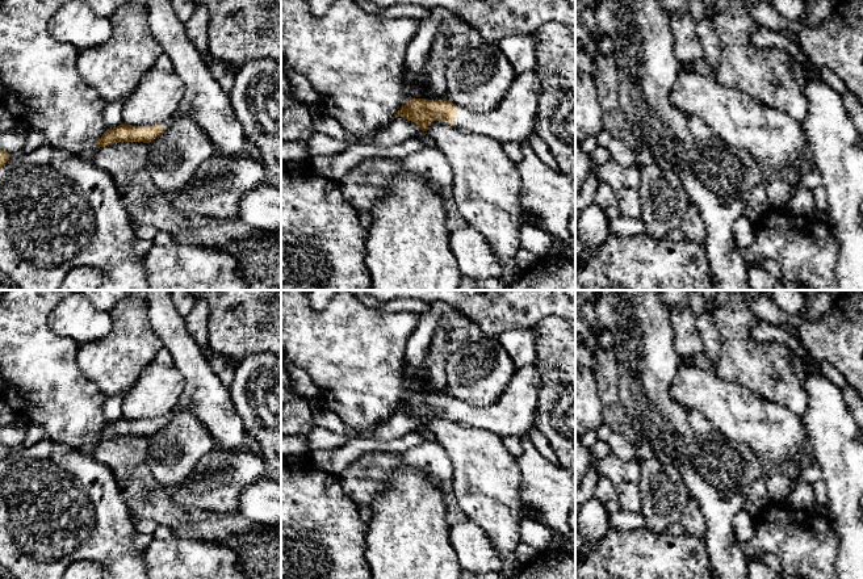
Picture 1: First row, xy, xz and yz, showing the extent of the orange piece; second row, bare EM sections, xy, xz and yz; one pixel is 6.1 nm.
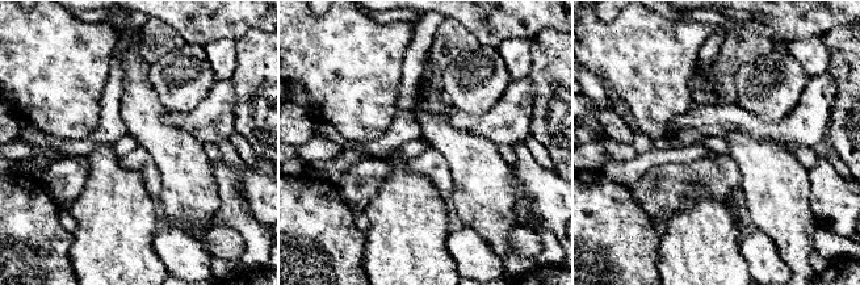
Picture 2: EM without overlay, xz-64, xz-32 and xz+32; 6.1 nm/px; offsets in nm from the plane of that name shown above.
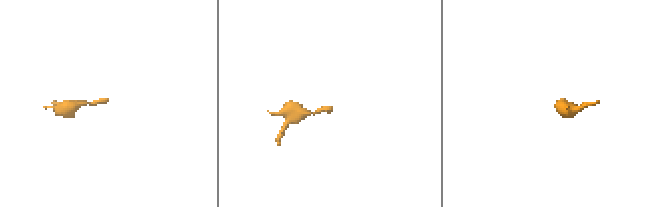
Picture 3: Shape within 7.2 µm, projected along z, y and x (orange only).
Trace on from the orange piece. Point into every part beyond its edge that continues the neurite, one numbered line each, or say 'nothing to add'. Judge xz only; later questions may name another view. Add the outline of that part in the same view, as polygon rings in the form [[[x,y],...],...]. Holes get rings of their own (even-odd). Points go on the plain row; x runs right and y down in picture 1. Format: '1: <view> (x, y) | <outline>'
1: xz (512, 414) | [[[535,365],[516,369],[510,383],[500,397],[490,406],[483,408],[472,407],[466,402],[458,400],[453,420],[466,425],[491,431],[499,437],[527,436],[533,428],[537,407],[537,398],[541,389],[541,377]]]

